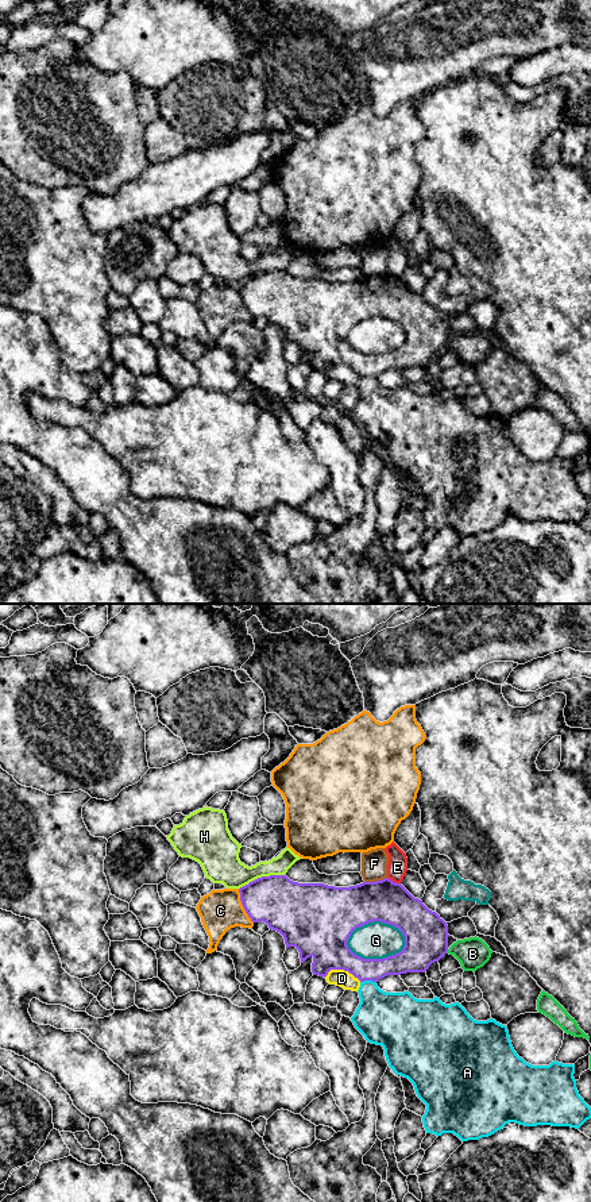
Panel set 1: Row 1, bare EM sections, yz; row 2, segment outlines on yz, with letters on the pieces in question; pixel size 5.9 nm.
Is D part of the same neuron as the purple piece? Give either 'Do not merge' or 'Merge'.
Do not merge

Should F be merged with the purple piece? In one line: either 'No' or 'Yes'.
No

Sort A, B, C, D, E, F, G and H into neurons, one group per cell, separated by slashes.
A D / B / C / E / F H / G

